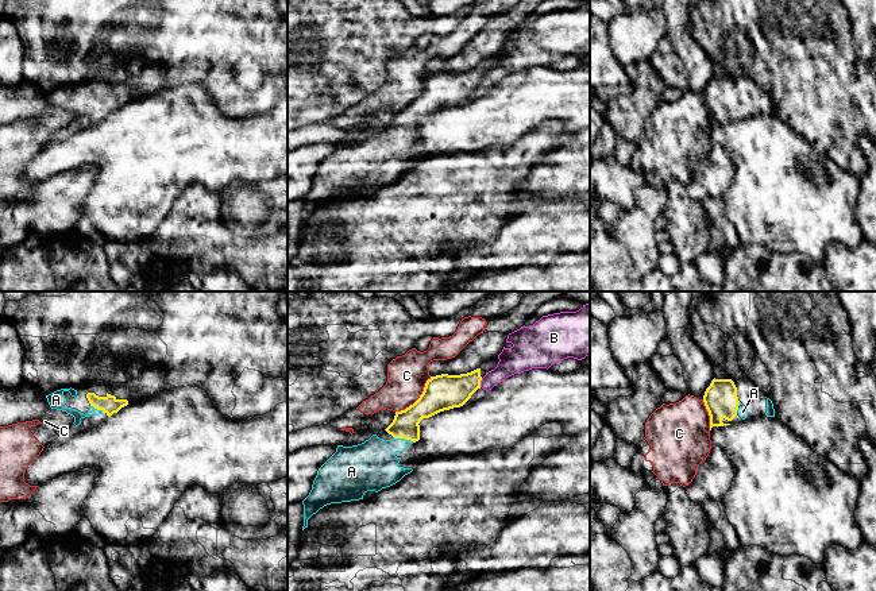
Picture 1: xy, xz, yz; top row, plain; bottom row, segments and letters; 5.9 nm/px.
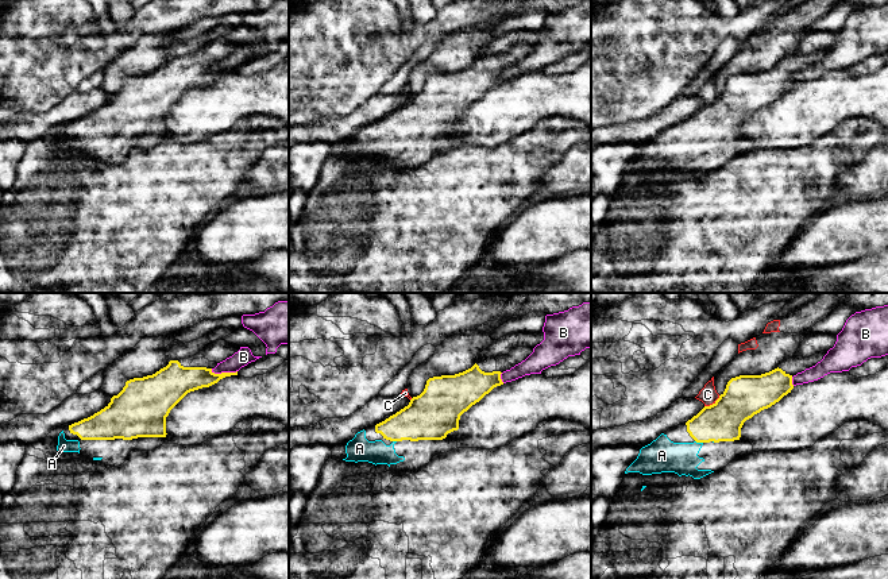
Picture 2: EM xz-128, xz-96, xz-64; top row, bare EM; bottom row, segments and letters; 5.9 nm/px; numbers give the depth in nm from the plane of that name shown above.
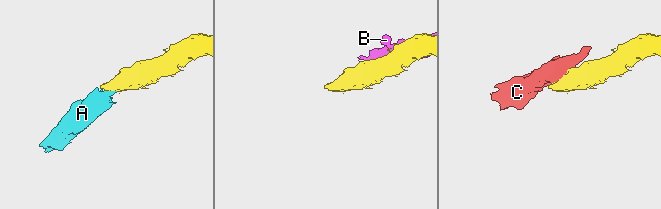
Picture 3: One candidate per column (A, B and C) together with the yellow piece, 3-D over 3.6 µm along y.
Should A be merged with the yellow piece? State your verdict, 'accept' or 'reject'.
accept

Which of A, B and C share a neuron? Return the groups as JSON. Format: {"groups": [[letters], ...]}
{"groups": [["A"], ["B"], ["C"]]}

